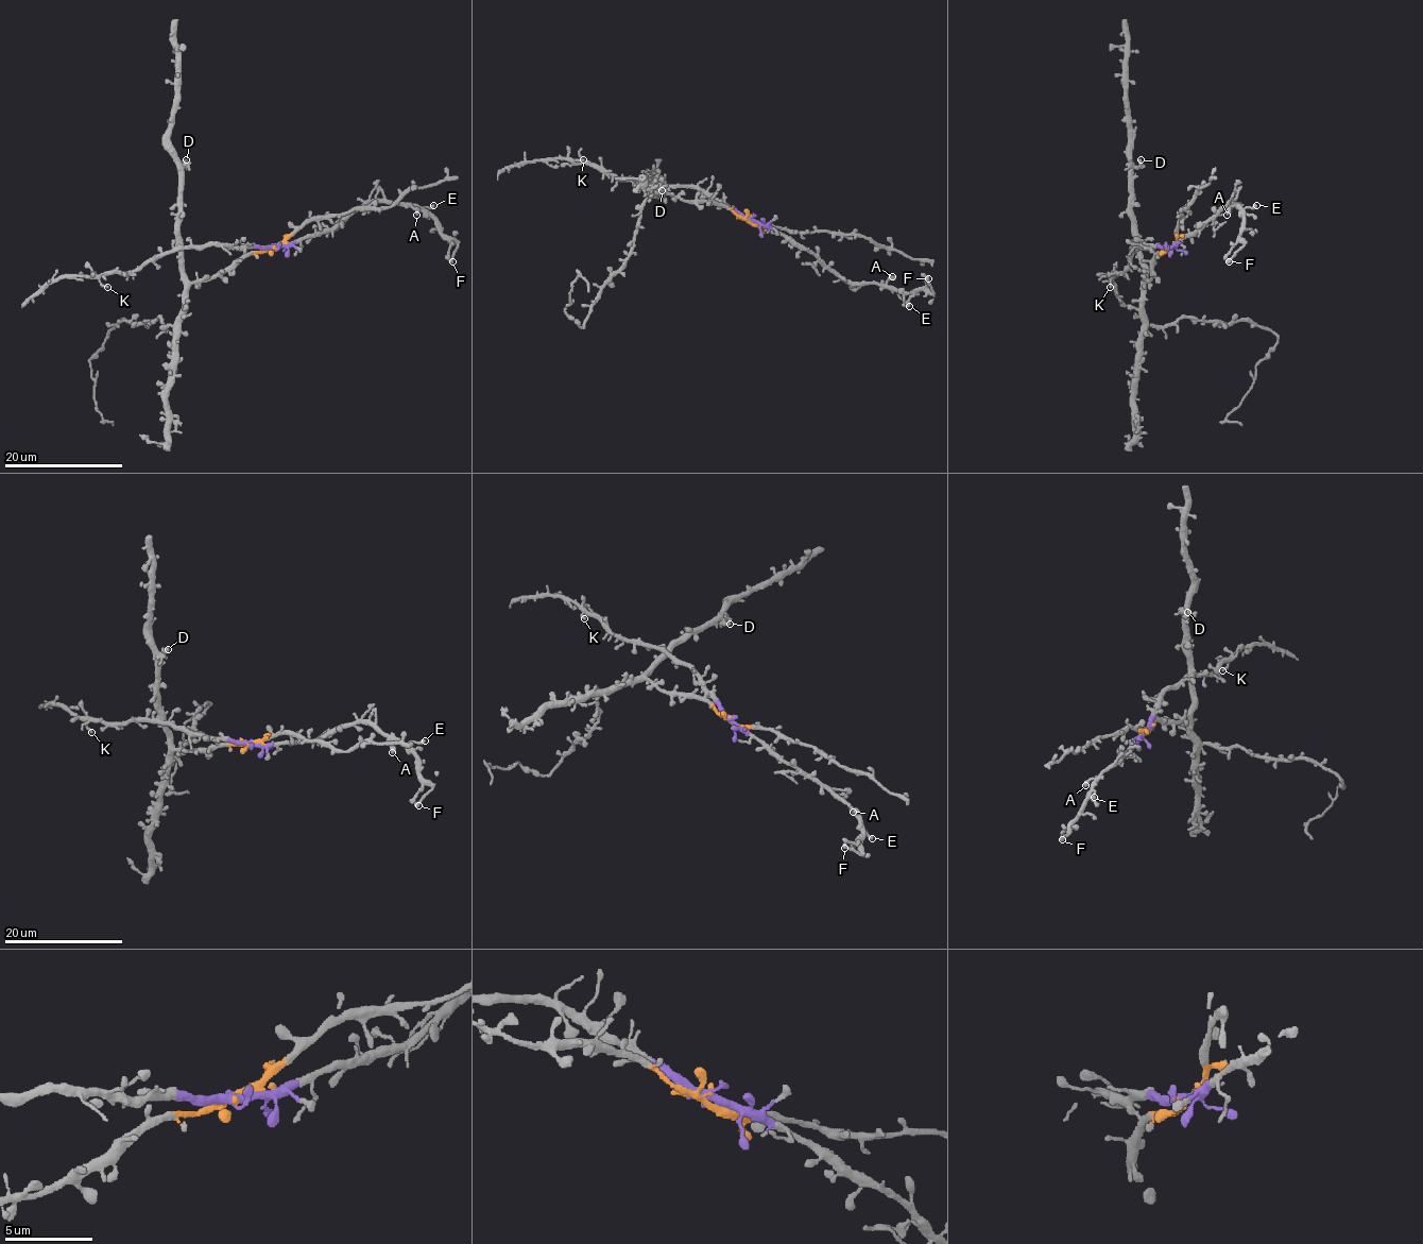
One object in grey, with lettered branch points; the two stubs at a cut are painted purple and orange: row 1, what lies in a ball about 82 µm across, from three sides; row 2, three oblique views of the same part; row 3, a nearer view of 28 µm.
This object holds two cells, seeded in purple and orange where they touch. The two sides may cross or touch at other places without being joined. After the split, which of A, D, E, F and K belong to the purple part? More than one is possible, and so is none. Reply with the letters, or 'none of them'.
A, E, F, K

